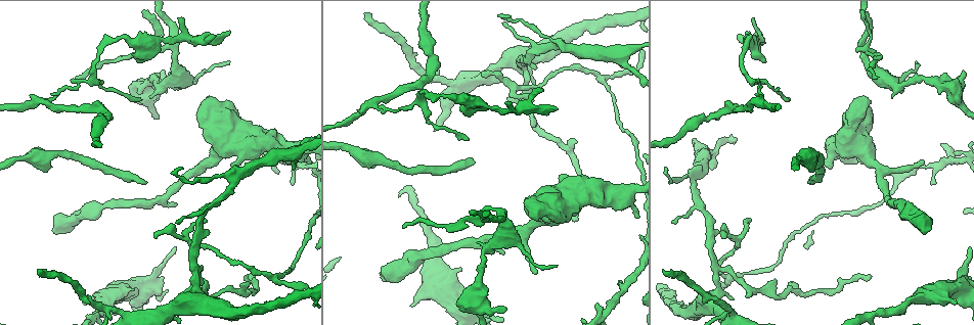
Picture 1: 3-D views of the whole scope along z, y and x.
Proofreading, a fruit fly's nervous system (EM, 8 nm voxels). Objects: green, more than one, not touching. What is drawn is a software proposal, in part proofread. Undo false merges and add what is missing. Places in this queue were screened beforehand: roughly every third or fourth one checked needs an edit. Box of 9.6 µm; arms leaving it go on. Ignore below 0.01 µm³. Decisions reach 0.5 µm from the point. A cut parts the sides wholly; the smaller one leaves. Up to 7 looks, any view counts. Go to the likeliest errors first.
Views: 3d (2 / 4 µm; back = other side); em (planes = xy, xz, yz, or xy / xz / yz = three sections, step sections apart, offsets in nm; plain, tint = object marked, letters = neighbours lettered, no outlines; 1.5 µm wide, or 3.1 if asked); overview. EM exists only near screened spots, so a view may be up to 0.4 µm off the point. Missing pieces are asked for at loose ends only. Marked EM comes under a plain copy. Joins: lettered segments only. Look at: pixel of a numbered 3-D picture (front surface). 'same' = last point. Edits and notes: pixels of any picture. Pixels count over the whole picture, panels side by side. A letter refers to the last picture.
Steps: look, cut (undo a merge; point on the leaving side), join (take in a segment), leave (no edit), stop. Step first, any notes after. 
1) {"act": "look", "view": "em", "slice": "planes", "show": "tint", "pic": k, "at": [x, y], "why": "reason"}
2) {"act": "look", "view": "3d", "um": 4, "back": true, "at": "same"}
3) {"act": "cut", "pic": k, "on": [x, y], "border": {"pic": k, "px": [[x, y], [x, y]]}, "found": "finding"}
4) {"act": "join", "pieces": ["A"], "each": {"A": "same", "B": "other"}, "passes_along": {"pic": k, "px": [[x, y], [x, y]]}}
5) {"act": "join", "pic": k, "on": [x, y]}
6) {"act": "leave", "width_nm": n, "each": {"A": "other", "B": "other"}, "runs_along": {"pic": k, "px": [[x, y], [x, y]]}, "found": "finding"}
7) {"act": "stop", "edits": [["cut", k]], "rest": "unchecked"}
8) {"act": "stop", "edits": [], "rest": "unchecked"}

{"act": "look", "view": "3d", "um": 2, "pic": 1, "at": [955, 300], "why": "thick end"}

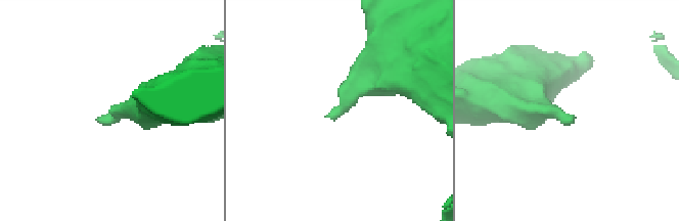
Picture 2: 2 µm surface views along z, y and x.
{"act": "look", "view": "em", "slice": "yz", "step": 4, "show": "tint", "pic": 2, "at": [330, 118]}

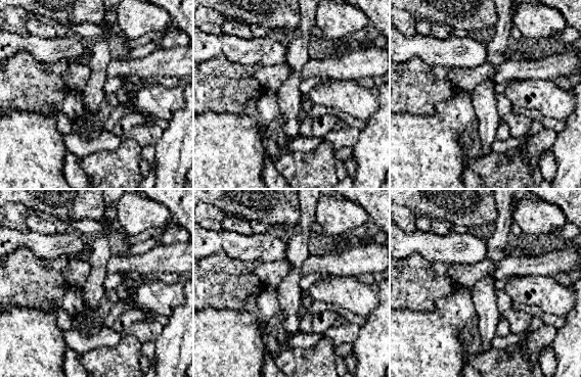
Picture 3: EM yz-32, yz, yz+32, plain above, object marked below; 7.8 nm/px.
{"act": "look", "view": "em", "slice": "planes", "show": "letters", "at": "same"}

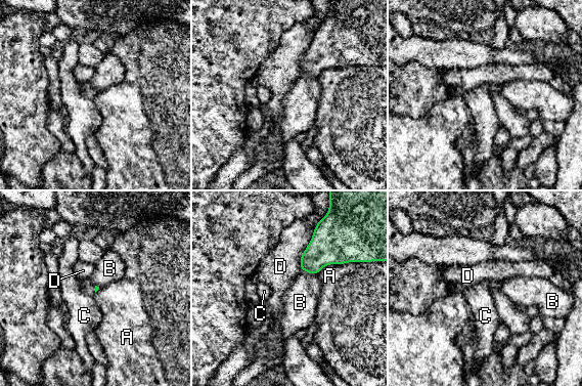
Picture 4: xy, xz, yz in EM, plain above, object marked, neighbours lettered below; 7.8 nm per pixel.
{"act": "leave", "each": {"A": "other", "B": "other", "C": "other", "D": "other"}, "found": "no lettered segment goes on from it"}

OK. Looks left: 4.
{"act": "look", "view": "3d", "um": 2, "pic": 1, "at": [481, 301], "why": "abrupt turn"}

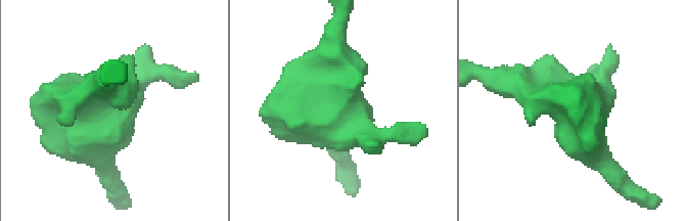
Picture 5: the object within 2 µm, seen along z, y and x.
{"act": "look", "view": "em", "slice": "planes", "show": "letters", "pic": 5, "at": [341, 102], "why": "need the tissue"}

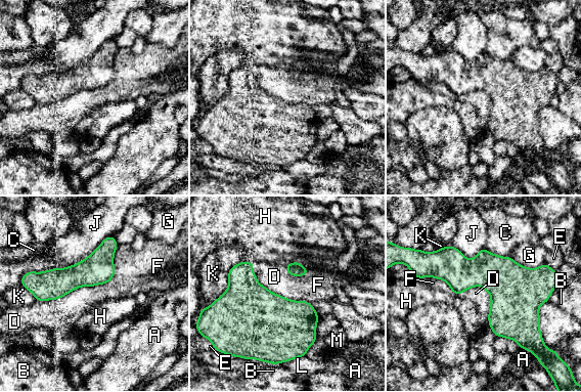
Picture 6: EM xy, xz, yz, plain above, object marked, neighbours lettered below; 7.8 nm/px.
{"act": "leave", "width_nm": 420, "each": {"A": "other", "B": "other", "C": "other", "D": "other", "E": "other", "F": "other", "G": "other", "H": "other", "J": "other", "K": "other", "L": "other", "M": "other"}, "runs_along": {"pic": 6, "px": [[114, 244], [84, 273], [36, 293]]}, "found": "one neuron here"}

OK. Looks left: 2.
{"act": "look", "view": "3d", "um": 2, "pic": 1, "at": [292, 182], "why": "branch stops here"}

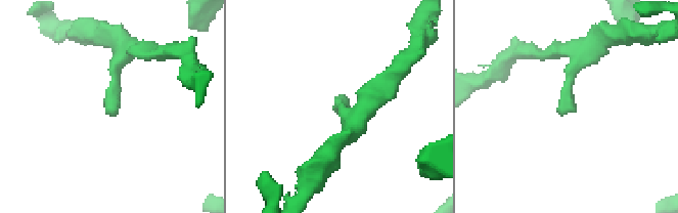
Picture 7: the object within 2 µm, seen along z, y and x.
{"act": "look", "view": "em", "slice": "planes", "show": "letters", "pic": 7, "at": [346, 96], "why": "need the tissue"}

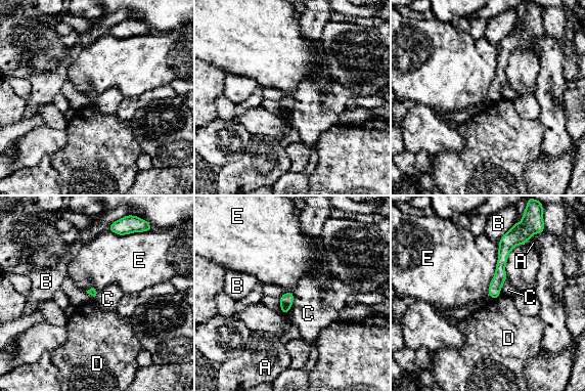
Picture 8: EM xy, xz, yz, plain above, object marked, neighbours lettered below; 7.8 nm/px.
{"act": "leave", "each": {"A": "other", "B": "other", "C": "other", "D": "other", "E": "other"}, "runs_along": {"pic": 8, "px": [[510, 235], [493, 295]]}, "found": "no lettered segment goes on from it"}

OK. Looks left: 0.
{"act": "stop", "edits": [], "rest": "unchecked"}

